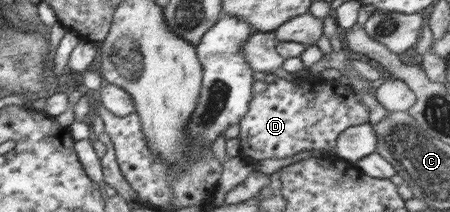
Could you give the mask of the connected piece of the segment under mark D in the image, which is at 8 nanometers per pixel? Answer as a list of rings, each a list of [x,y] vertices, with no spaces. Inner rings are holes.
[[[308,74],[305,78],[294,76],[291,82],[289,82],[289,80],[284,80],[283,78],[278,78],[275,82],[269,84],[267,90],[264,92],[255,93],[254,97],[251,99],[251,103],[249,103],[249,111],[247,112],[247,115],[245,115],[239,123],[239,157],[247,163],[256,163],[261,160],[267,160],[267,158],[277,158],[277,160],[279,160],[279,158],[287,158],[288,156],[293,156],[303,150],[327,150],[328,148],[336,146],[337,137],[343,132],[343,130],[347,127],[369,123],[369,116],[369,110],[359,102],[359,98],[356,97],[356,93],[350,86],[343,86],[338,81],[331,83],[323,82],[323,80],[320,80],[319,74]]]

